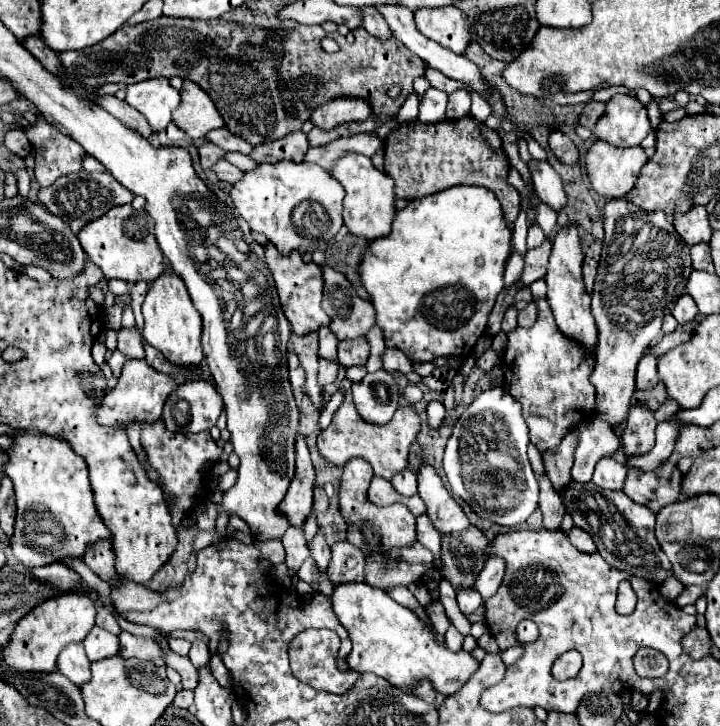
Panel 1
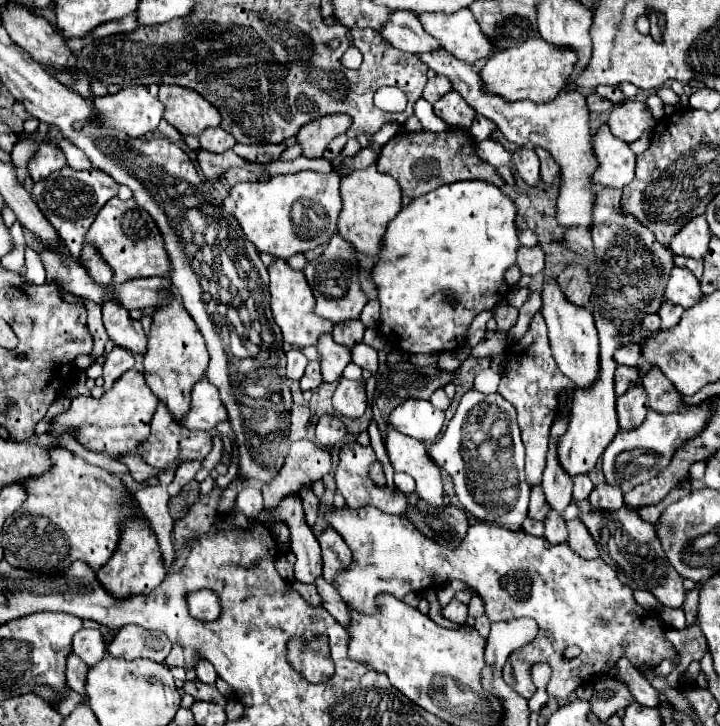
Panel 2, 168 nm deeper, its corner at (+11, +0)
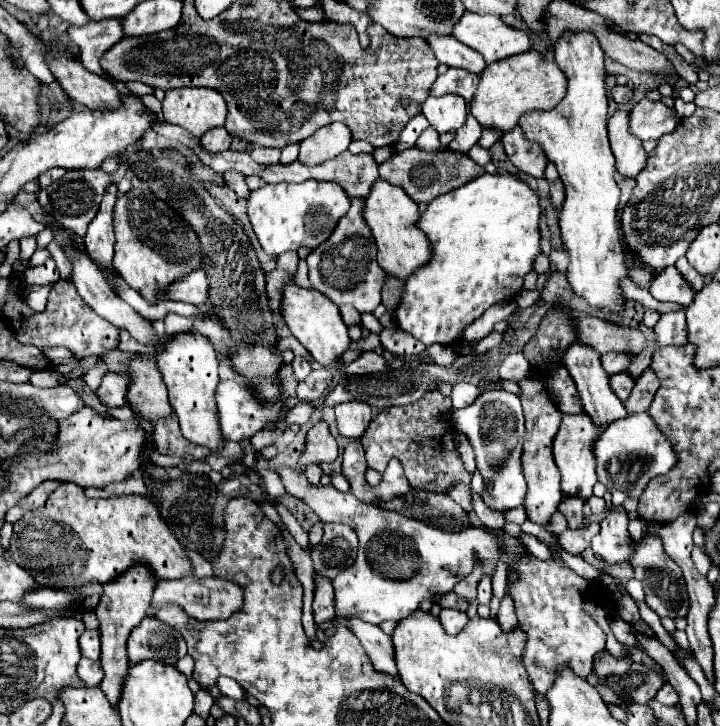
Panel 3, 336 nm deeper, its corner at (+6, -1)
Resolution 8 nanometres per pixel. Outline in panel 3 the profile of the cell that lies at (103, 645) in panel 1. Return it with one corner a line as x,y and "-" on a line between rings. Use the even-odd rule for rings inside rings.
85,630
79,638
81,644
81,654
89,660
99,660
101,656
101,640
99,640
99,630

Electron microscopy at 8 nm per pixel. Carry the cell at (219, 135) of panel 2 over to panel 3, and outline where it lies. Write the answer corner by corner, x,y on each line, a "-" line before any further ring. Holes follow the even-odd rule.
213,128
209,132
205,132
201,138
199,138
201,146
209,152
221,152
221,150
229,150
231,148
231,142
233,142
233,136
225,130
225,128

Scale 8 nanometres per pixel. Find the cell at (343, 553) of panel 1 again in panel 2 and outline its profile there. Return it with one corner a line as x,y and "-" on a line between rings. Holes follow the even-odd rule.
326,529
318,537
318,543
322,549
322,561
324,561
324,573
322,575
328,583
334,583
336,575
350,567
352,551
334,529

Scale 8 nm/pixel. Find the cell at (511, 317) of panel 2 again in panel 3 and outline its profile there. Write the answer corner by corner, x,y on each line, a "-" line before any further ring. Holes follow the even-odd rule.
491,332
491,334
485,336
481,342
477,342
477,346
479,346
477,352
481,354
481,352
487,352
489,348
495,348
495,346
501,342
501,336
503,336
503,334
499,334
499,332

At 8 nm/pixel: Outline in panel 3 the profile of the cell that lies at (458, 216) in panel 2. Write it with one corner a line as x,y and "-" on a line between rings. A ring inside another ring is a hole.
481,174
465,186
433,200
419,218
419,228
433,246
433,258
405,282
405,292
395,310
399,326
425,346
451,346
461,340
461,332
497,302
511,300
523,288
525,274
533,272
533,262
541,252
539,196
523,180
511,174

